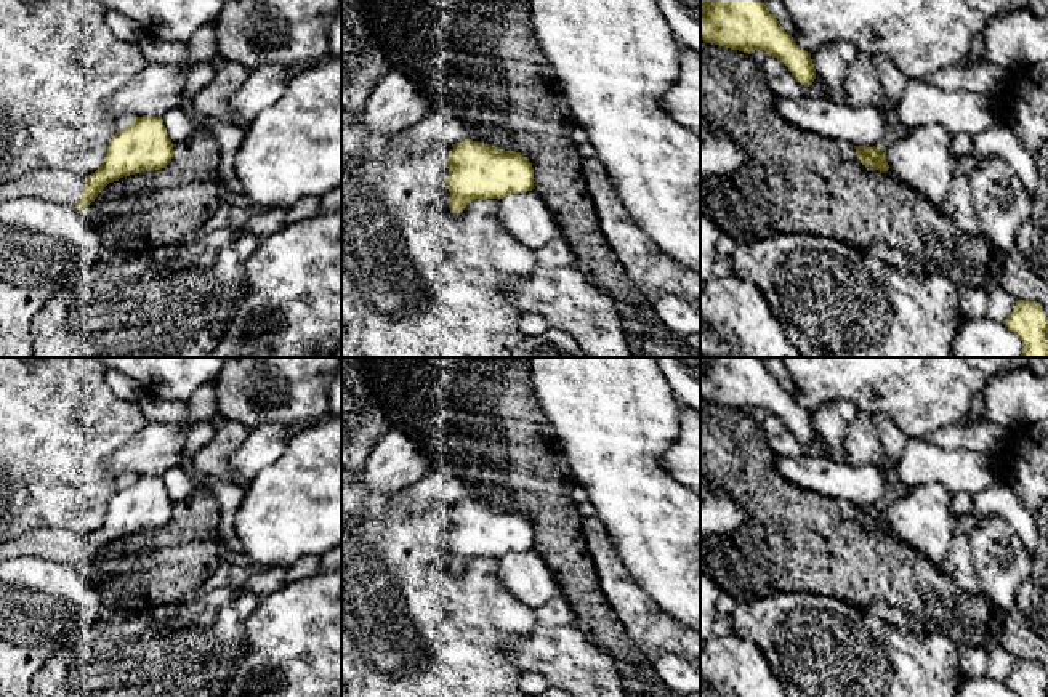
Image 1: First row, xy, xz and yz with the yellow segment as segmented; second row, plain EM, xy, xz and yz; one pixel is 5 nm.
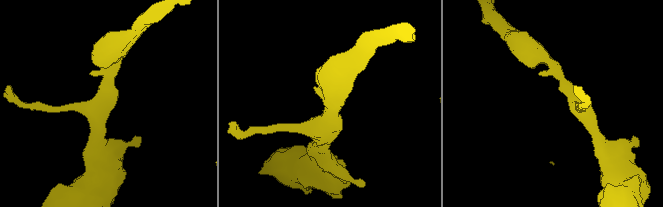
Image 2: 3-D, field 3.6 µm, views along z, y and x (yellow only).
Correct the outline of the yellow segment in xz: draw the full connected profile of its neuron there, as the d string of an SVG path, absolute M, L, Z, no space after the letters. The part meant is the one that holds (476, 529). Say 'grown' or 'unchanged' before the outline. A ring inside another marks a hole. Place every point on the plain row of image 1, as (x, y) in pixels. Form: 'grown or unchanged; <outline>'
unchanged; M465 498L453 503L447 518L449 567L460 572L474 558L502 558L534 548L534 527L516 510Z

